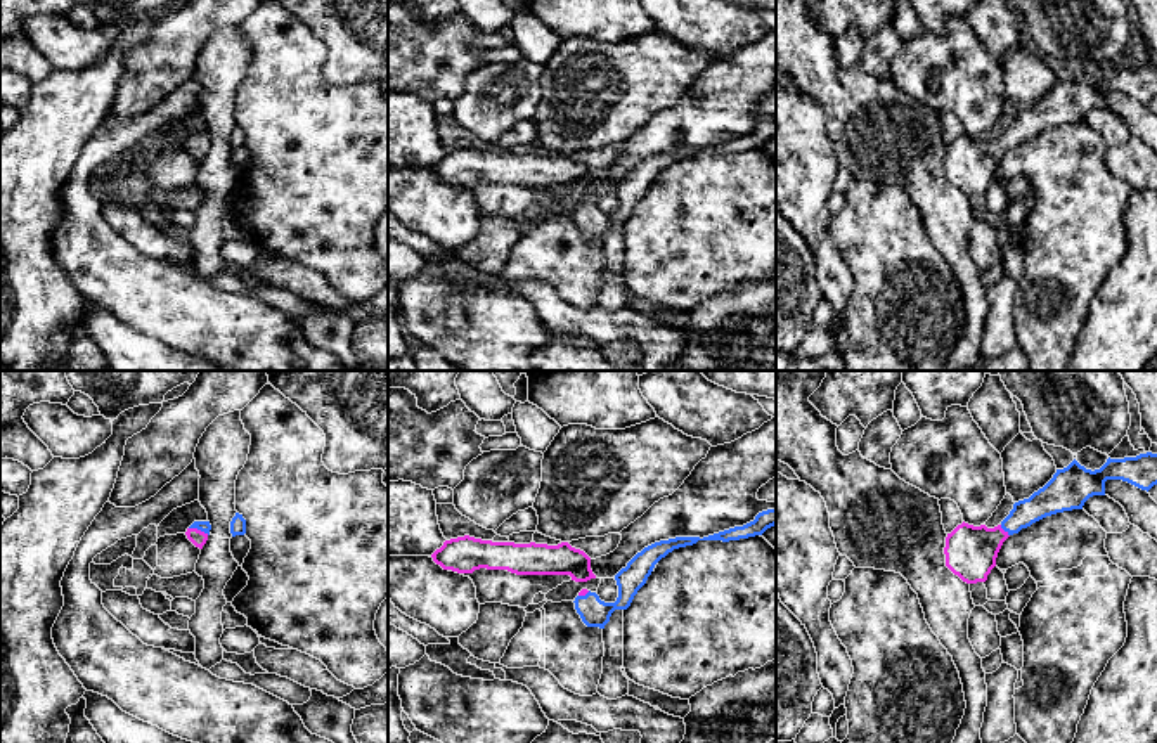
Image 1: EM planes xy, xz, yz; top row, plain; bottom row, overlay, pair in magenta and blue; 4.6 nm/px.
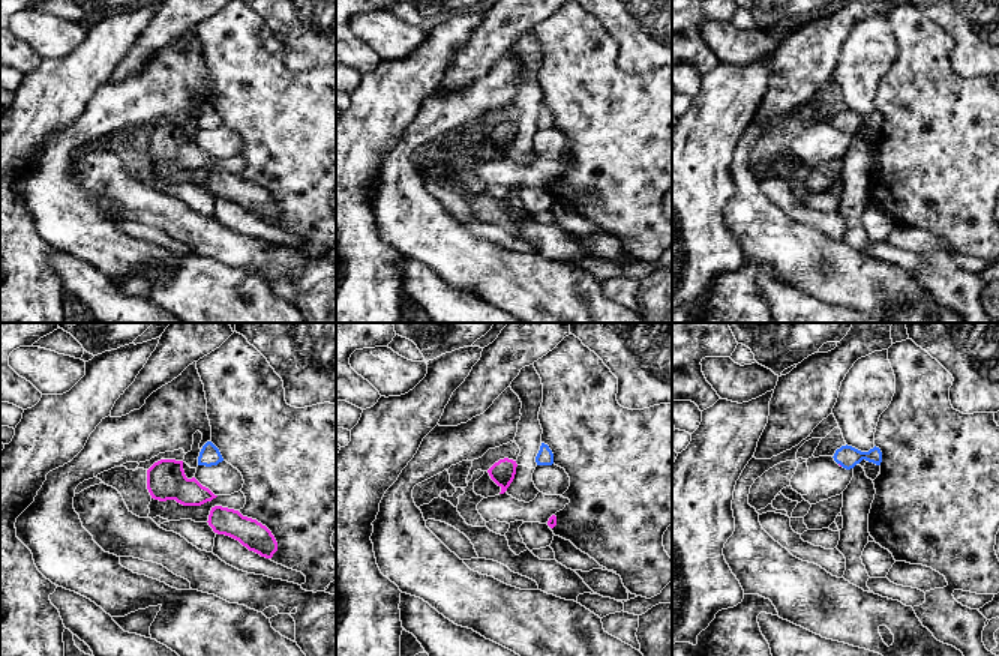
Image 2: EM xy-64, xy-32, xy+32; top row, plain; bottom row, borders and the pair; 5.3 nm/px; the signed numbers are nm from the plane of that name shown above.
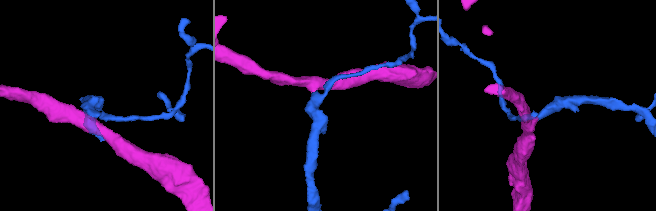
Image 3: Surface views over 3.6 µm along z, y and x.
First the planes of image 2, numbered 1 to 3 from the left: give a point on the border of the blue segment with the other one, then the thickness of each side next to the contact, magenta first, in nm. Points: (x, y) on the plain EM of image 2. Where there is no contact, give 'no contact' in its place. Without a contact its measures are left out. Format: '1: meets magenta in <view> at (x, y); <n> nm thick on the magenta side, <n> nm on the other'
1: no contact
2: no contact
3: no contact

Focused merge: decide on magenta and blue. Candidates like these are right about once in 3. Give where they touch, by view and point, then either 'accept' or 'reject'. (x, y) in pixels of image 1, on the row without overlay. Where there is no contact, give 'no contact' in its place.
xy (200, 142) | accept

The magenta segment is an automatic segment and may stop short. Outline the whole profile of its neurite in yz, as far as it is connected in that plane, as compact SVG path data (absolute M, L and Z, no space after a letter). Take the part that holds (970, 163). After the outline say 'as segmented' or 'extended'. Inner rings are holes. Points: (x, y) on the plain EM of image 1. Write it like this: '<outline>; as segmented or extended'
M1157 66L1107 71L1100 81L1086 81L1076 71L1029 111L1013 116L1010 126L994 140L958 137L946 149L946 178L966 196L986 194L996 178L1003 154L1032 135L1072 121L1083 121L1093 107L1105 107L1107 92L1122 92L1141 102L1157 97Z; extended

